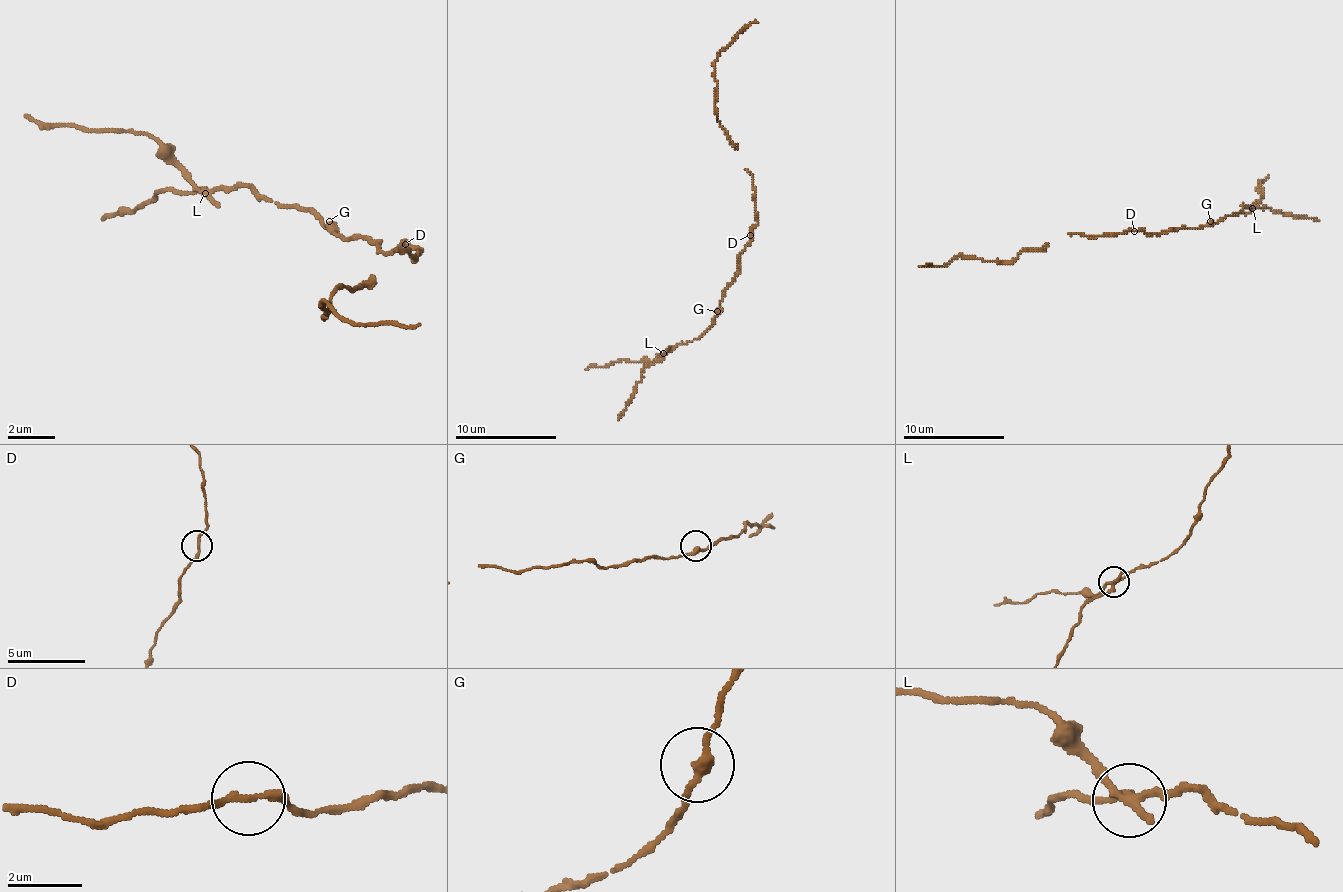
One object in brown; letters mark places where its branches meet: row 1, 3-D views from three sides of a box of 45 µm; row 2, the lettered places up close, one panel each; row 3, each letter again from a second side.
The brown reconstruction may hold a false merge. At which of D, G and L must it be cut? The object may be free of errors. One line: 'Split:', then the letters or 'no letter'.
Split: L

